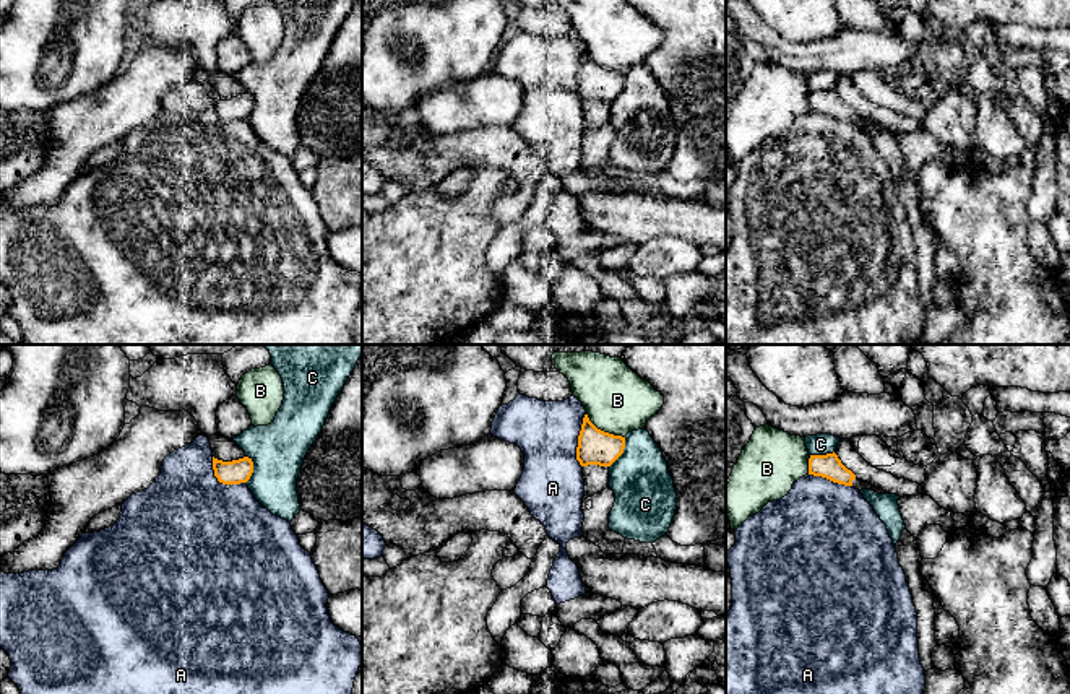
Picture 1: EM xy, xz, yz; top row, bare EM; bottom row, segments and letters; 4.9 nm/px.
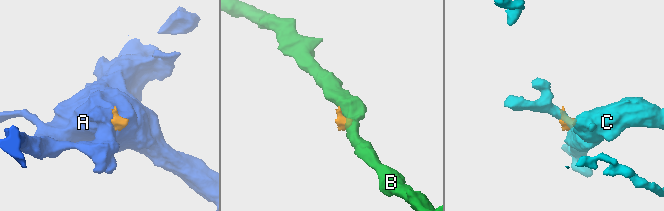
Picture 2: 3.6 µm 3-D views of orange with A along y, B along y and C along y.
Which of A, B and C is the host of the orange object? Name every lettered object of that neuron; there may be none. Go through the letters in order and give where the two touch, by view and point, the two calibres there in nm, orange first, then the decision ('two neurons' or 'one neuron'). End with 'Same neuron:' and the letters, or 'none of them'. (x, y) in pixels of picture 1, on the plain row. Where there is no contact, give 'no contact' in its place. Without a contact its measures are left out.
A: xz (578, 77) | 180/300 nm | two neurons
B: xz (603, 67) | 180/320 nm | two neurons
C: xy (252, 104) | 120/260 nm | two neurons
Same neuron: none of them

